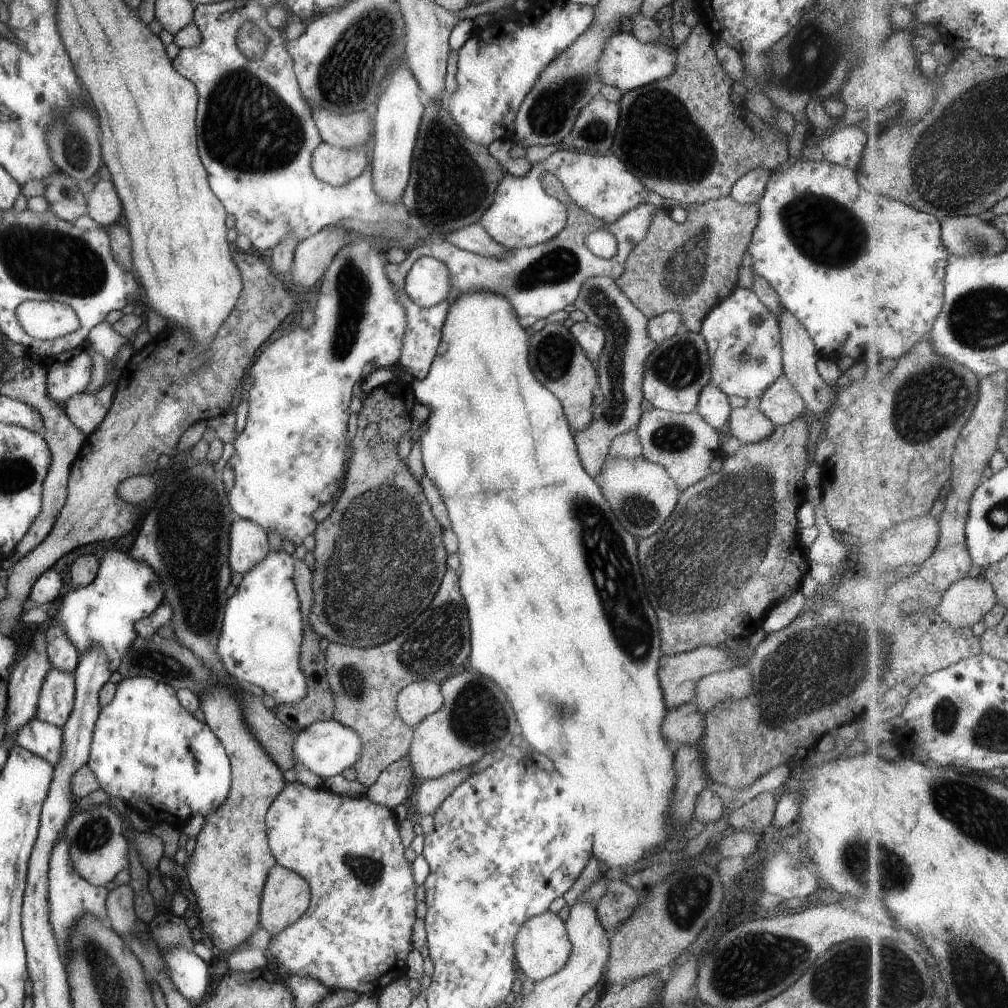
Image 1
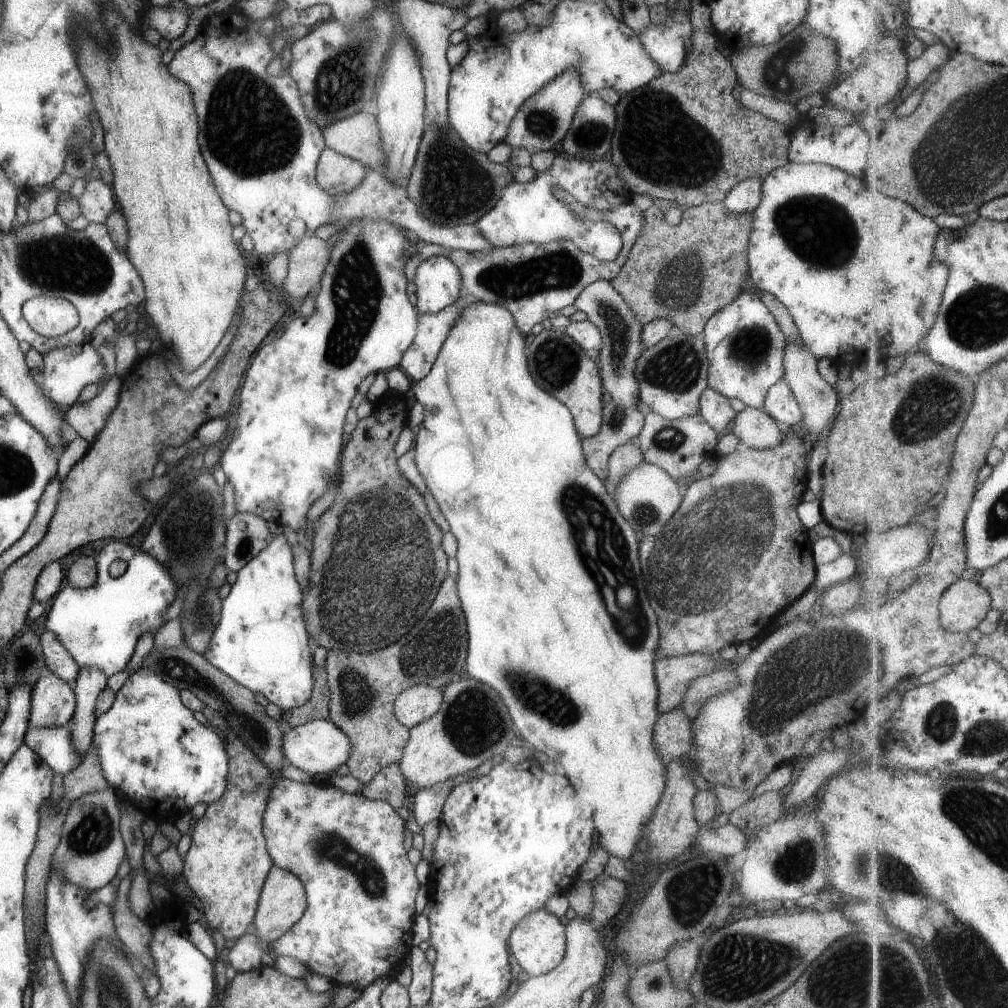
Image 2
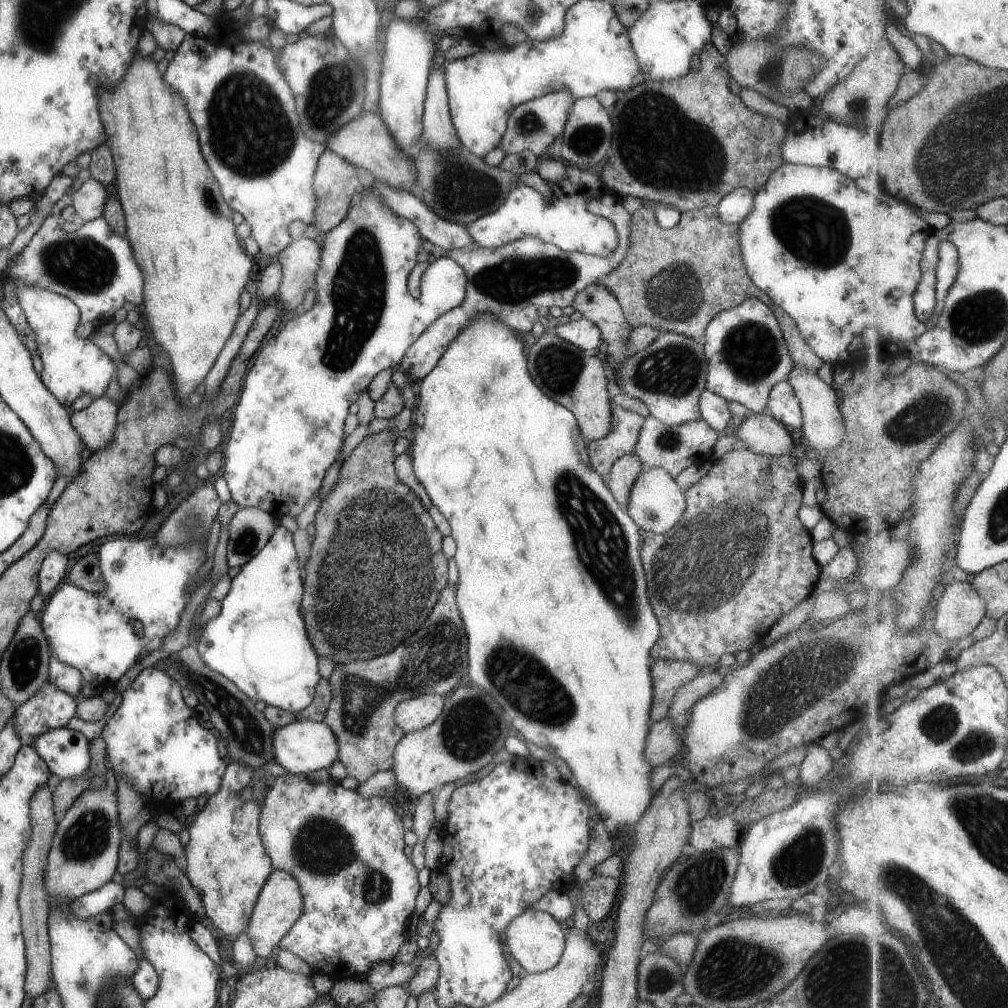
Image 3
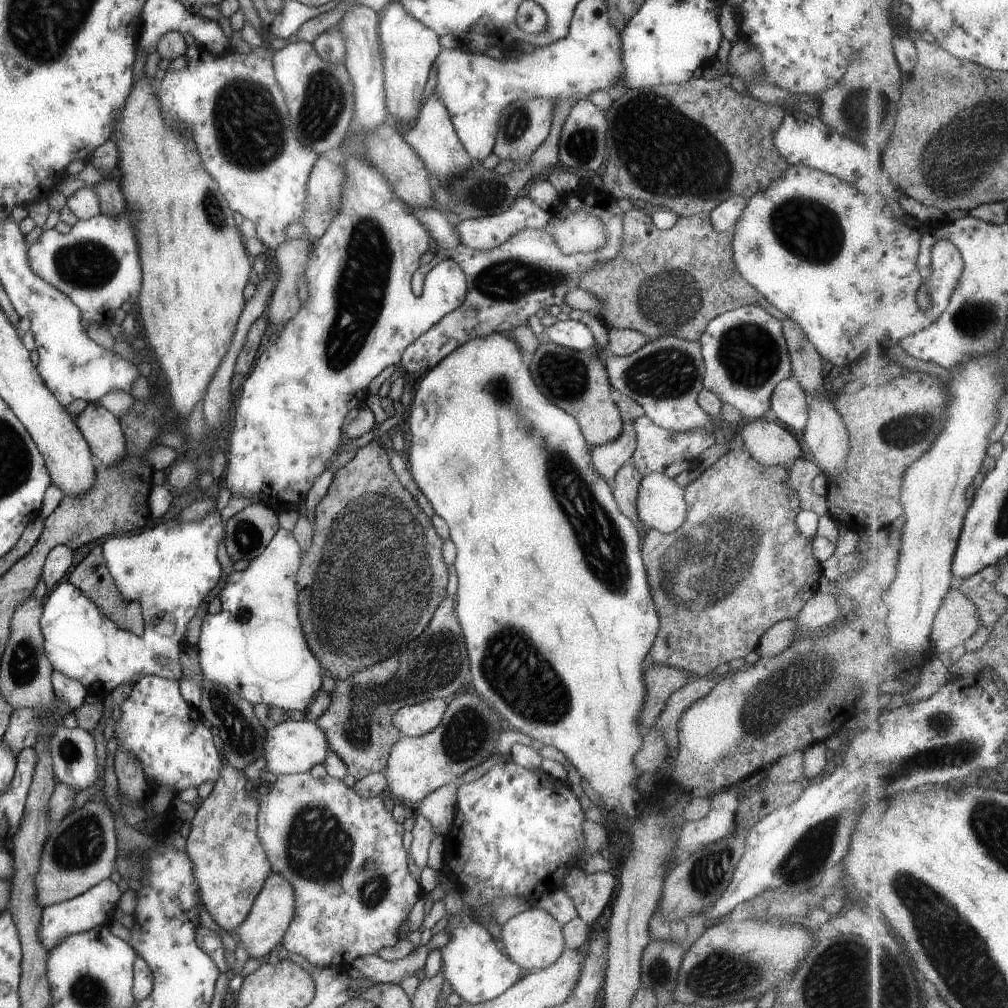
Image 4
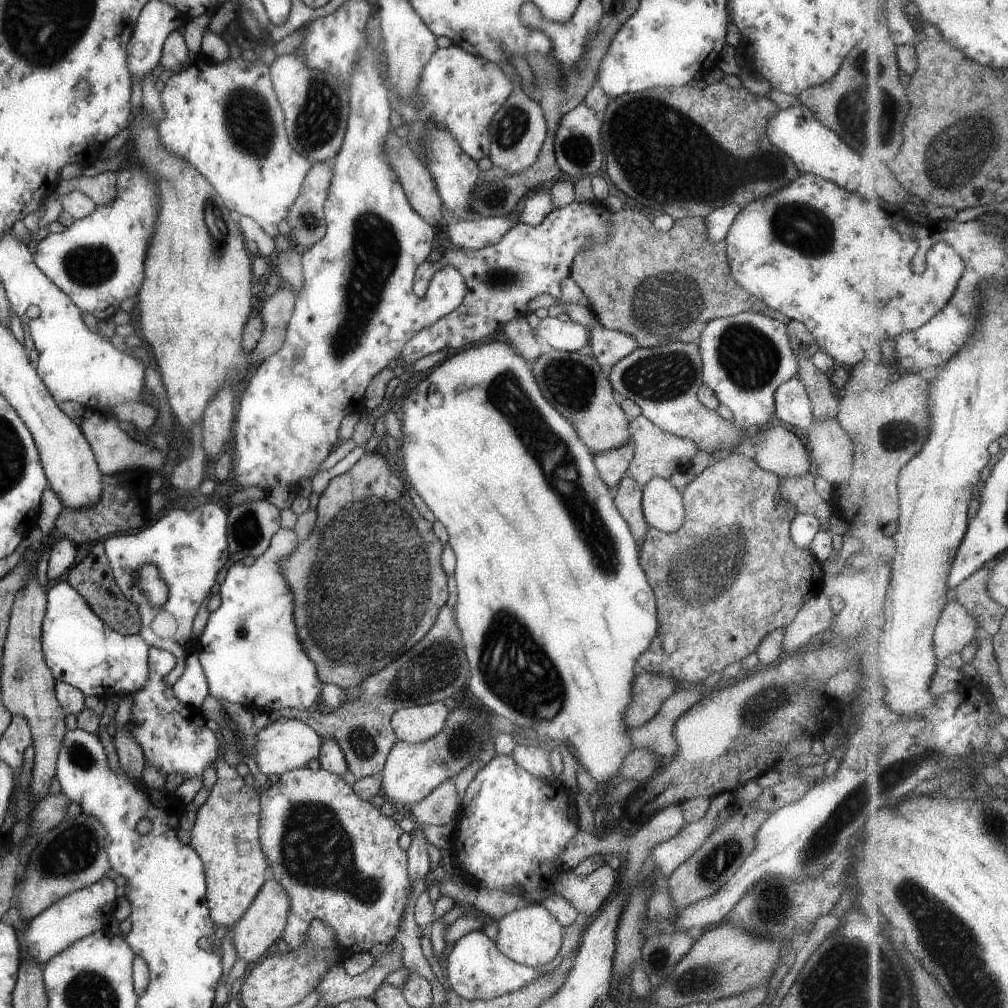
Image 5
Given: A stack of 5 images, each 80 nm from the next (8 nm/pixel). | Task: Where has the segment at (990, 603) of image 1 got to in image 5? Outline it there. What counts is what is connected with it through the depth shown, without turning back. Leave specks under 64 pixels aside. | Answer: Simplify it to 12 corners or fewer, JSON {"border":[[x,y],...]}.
{"border":[[959,599],[942,610],[934,632],[940,660],[976,638],[978,622]]}

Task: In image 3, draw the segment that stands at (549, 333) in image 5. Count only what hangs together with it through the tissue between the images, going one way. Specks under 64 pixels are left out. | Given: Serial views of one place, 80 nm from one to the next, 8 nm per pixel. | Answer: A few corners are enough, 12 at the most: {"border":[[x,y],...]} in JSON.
{"border":[[585,317],[557,325],[561,340],[588,352],[602,343]]}

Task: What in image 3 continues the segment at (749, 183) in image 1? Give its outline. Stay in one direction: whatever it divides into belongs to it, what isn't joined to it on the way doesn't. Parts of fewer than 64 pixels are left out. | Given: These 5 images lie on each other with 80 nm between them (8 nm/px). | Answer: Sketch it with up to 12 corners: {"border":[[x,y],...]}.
{"border":[[730,190],[716,205],[718,219],[739,224],[752,209],[754,194]]}

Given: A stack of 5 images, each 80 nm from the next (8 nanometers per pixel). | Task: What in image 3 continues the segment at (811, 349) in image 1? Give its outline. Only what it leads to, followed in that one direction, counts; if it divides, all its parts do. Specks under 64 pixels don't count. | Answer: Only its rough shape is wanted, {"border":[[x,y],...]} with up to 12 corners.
{"border":[[815,371],[786,380],[802,414],[806,452],[824,457],[843,438],[838,396]]}

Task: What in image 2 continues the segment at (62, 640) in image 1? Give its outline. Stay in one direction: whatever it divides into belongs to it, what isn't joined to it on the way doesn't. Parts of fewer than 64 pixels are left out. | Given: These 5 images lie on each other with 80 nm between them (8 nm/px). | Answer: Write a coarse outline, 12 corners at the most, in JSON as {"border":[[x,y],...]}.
{"border":[[38,636],[47,672],[73,685],[78,664],[56,636]]}

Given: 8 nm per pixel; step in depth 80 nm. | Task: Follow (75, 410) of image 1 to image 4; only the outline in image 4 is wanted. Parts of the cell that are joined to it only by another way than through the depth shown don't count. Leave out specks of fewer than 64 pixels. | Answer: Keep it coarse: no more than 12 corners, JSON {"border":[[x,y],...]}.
{"border":[[87,403],[73,419],[95,467],[124,457],[114,412]]}

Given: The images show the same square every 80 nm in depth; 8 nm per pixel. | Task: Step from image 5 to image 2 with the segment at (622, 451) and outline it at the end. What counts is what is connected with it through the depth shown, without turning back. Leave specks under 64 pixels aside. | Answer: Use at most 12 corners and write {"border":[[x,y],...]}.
{"border":[[605,279],[571,304],[602,338],[596,364],[609,400],[585,464],[605,482],[608,458],[644,423],[635,405],[642,324]]}

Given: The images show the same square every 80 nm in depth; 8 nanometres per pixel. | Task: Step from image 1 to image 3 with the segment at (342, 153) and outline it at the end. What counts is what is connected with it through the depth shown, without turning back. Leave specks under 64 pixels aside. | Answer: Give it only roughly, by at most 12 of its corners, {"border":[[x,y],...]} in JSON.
{"border":[[325,149],[312,189],[321,234],[364,188],[362,172]]}

